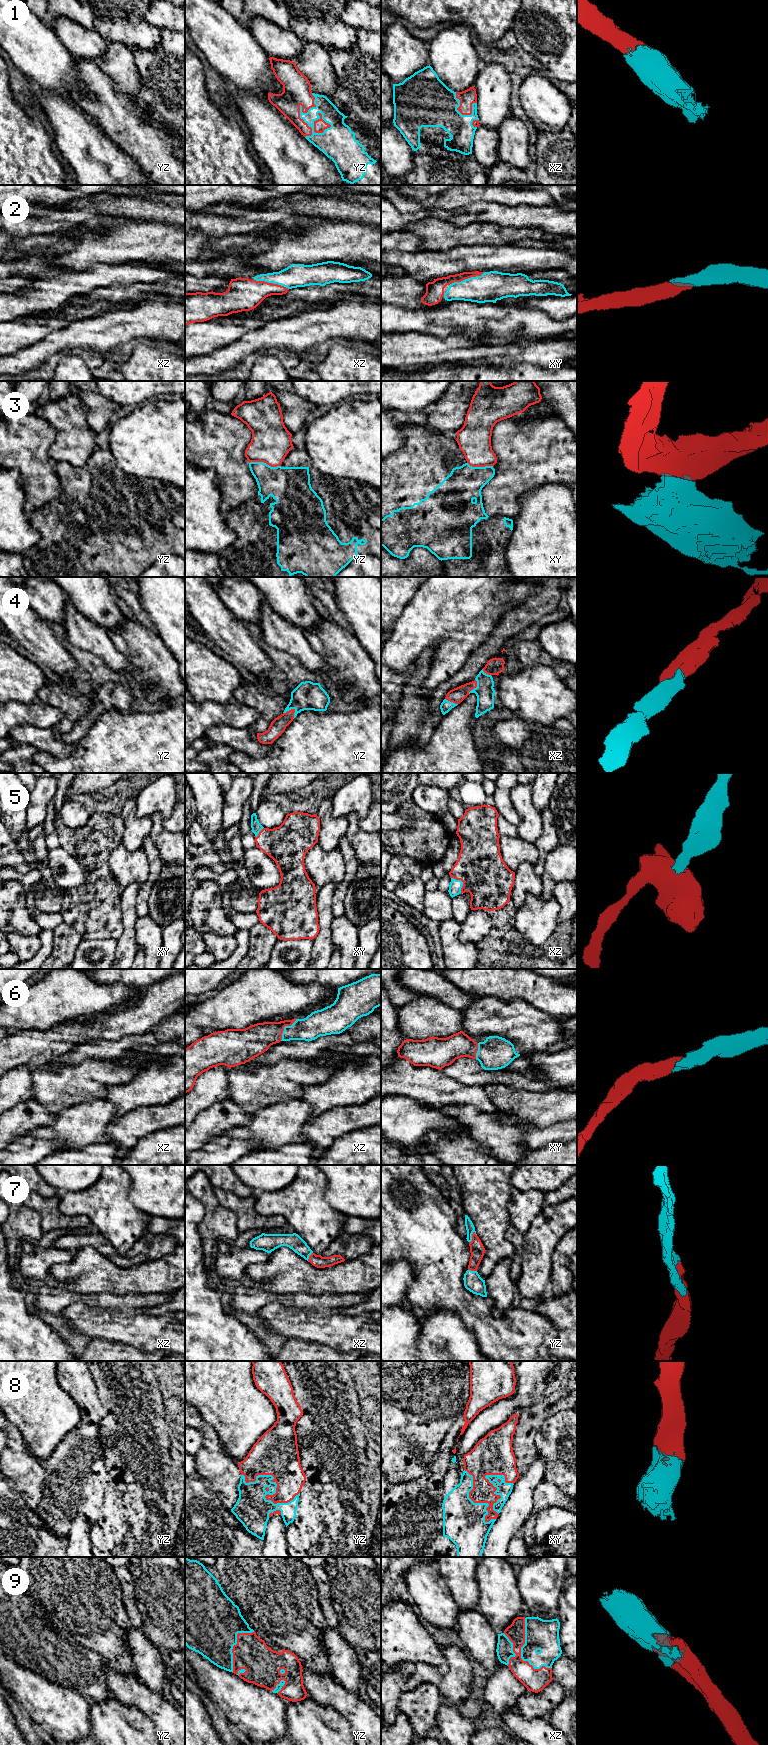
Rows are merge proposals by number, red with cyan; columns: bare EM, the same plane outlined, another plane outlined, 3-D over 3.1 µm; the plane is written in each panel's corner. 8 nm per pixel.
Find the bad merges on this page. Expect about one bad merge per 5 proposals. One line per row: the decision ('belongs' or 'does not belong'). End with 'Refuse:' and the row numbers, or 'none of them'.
1: belongs
2: belongs
3: does not belong
4: belongs
5: belongs
6: belongs
7: belongs
8: belongs
9: belongs
Refuse: 3

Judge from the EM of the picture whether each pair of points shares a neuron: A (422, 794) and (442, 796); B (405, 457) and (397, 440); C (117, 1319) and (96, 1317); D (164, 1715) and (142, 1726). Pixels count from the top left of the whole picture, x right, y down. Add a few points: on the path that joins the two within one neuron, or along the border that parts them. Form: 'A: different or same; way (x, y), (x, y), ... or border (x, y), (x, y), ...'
A: same; way (427, 796), (437, 796)
B: different; border (400, 424), (400, 432), (404, 443), (391, 454)
C: same; way (112, 1319), (101, 1319)
D: different; border (128, 1705), (137, 1708), (148, 1718)

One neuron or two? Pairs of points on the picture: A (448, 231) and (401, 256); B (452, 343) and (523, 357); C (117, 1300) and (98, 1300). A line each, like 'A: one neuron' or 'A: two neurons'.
A: two neurons
B: one neuron
C: one neuron

